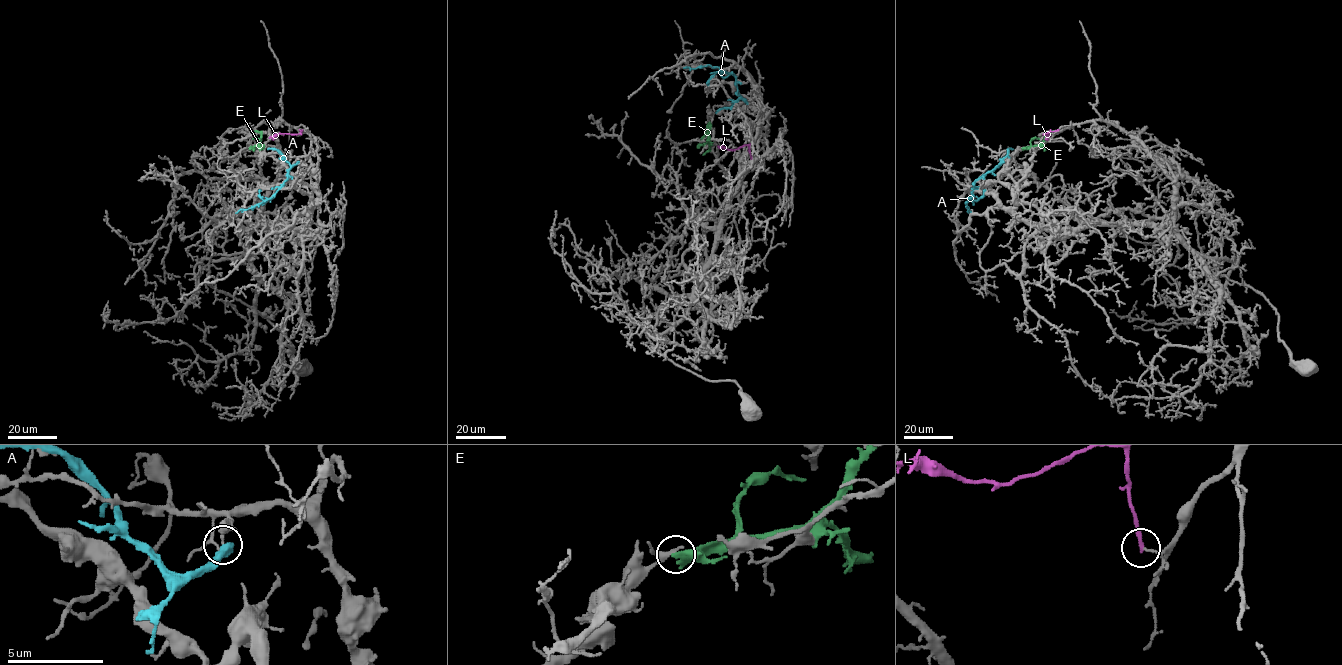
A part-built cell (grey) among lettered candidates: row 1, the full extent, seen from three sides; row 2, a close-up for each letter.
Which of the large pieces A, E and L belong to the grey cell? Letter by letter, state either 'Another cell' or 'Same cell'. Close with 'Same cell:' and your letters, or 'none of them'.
A: Another cell
E: Another cell
L: Another cell
Same cell: none of them

